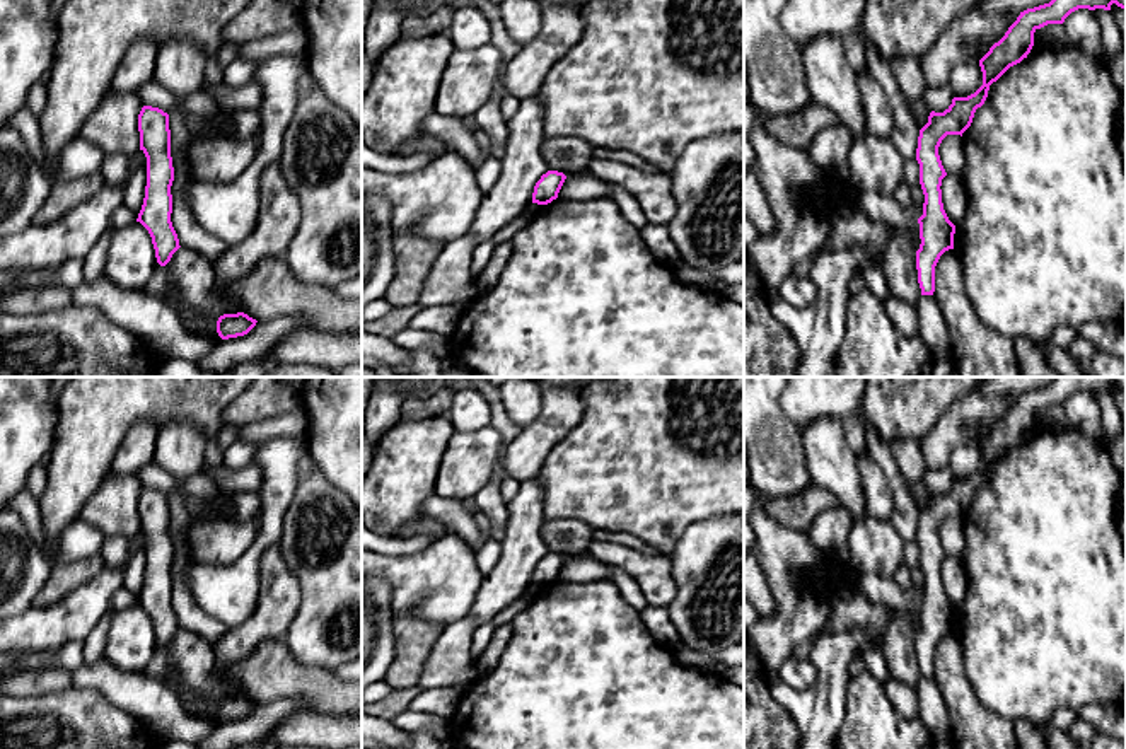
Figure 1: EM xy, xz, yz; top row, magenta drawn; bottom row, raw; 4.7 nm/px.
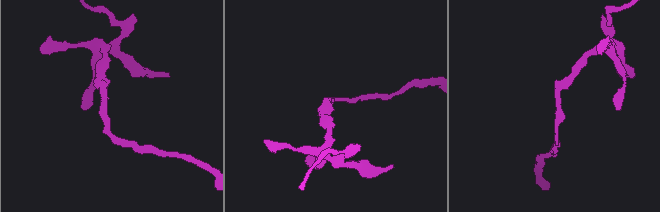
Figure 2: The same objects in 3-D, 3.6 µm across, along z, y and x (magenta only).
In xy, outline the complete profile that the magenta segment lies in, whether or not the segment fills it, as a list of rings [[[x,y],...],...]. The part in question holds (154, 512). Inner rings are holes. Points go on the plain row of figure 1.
[[[143,488],[138,496],[138,514],[140,532],[147,539],[147,568],[136,604],[148,613],[157,645],[165,648],[181,630],[171,604],[174,549],[169,496],[159,490]]]

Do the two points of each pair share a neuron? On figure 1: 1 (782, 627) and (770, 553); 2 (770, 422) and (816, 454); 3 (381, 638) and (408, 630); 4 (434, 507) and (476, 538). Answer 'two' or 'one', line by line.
1: one
2: two
3: two
4: one

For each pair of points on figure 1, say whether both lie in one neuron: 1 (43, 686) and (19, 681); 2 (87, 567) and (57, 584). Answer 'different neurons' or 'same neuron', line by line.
1: same neuron
2: same neuron

